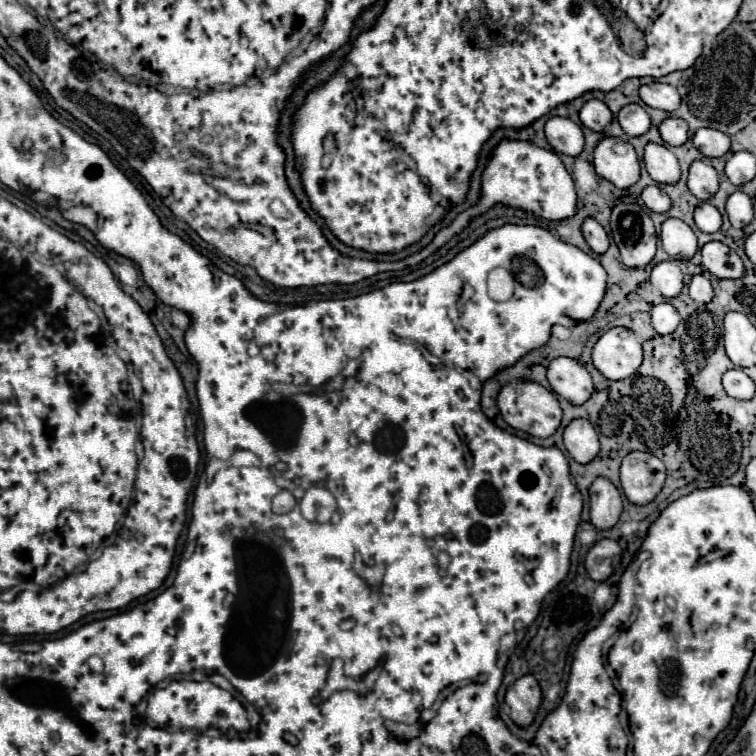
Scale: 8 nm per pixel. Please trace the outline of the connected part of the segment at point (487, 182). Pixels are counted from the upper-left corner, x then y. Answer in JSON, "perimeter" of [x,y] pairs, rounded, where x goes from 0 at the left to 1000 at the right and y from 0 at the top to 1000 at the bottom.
{"perimeter":[[[664,185],[661,193],[653,198],[646,222],[638,230],[638,262],[635,262],[635,267],[627,275],[619,275],[611,283],[606,283],[603,291],[593,302],[585,302],[563,328],[558,328],[553,336],[542,339],[540,352],[556,349],[571,333],[585,328],[598,312],[608,310],[622,296],[622,291],[627,286],[646,280],[656,270],[667,270],[667,272],[675,272],[675,275],[688,275],[693,280],[704,280],[714,288],[733,291],[733,294],[735,291],[751,291],[751,288],[757,288],[757,283],[762,283],[759,238],[754,235],[743,212],[733,201],[712,196],[701,188]]]}

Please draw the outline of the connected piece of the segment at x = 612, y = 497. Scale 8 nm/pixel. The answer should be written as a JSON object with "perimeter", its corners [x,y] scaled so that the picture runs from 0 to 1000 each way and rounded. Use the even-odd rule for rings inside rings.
{"perimeter":[[[788,632],[780,643],[780,690],[791,701],[810,698],[823,680],[823,659],[817,646],[802,635]]]}

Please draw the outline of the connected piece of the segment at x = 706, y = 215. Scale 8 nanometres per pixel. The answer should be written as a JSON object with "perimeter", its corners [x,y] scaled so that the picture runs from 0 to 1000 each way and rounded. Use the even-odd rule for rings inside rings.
{"perimeter":[[[931,267],[921,275],[918,280],[918,291],[921,291],[921,299],[929,304],[929,307],[950,307],[952,299],[955,299],[955,286],[952,280],[939,270],[939,267]]]}

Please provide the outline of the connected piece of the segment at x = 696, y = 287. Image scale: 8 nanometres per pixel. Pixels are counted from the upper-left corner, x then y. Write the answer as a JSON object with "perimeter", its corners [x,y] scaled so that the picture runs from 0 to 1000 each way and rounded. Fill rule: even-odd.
{"perimeter":[[[918,365],[913,378],[910,378],[910,384],[913,384],[915,397],[923,399],[923,402],[937,402],[942,397],[942,392],[944,392],[939,370],[931,368],[931,365]]]}

